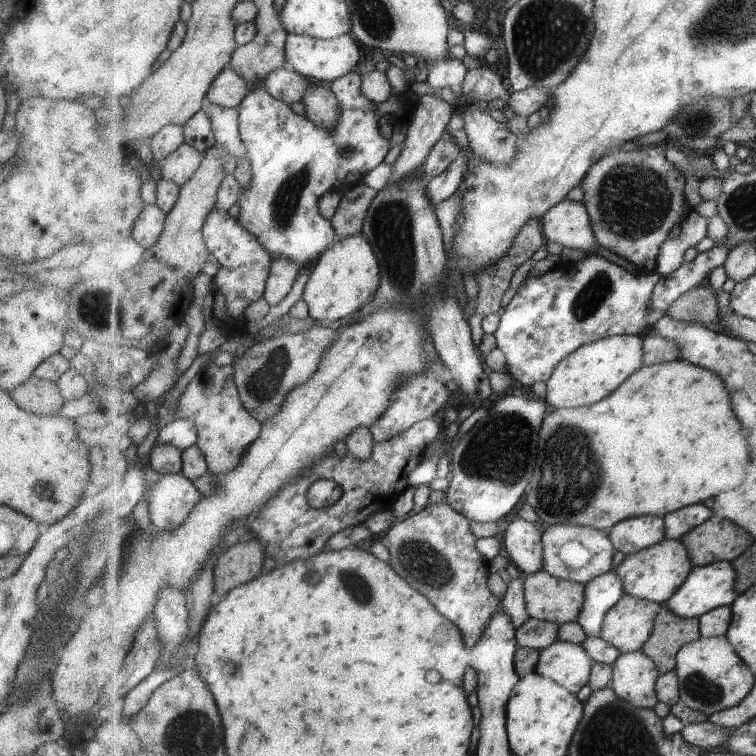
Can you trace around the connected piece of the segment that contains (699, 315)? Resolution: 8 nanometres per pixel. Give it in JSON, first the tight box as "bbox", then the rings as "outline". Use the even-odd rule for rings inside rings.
{"bbox":[667,286,721,324],"outline":[[[695,286],[669,308],[667,314],[675,320],[689,321],[699,324],[720,322],[721,311],[719,292],[713,286]]]}

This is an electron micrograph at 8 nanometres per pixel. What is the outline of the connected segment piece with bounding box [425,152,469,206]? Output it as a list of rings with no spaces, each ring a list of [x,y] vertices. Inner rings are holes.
[[[461,152],[459,158],[441,176],[428,180],[425,190],[427,190],[427,196],[433,202],[433,206],[451,198],[459,190],[459,184],[463,182],[463,178],[467,174],[467,164],[469,164],[469,156],[467,156],[467,152]]]

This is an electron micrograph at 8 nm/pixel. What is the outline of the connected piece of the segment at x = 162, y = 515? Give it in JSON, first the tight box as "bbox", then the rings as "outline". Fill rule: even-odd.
{"bbox":[143,473,203,528],"outline":[[[182,473],[161,474],[148,493],[148,511],[143,515],[159,528],[181,526],[201,498],[203,495],[193,486],[192,480]]]}

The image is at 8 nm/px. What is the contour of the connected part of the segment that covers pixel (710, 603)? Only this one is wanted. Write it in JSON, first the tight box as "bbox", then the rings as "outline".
{"bbox":[664,561,739,618],"outline":[[[719,561],[705,566],[693,567],[685,584],[664,605],[681,618],[700,618],[720,606],[732,605],[739,598],[737,572],[733,561]]]}

